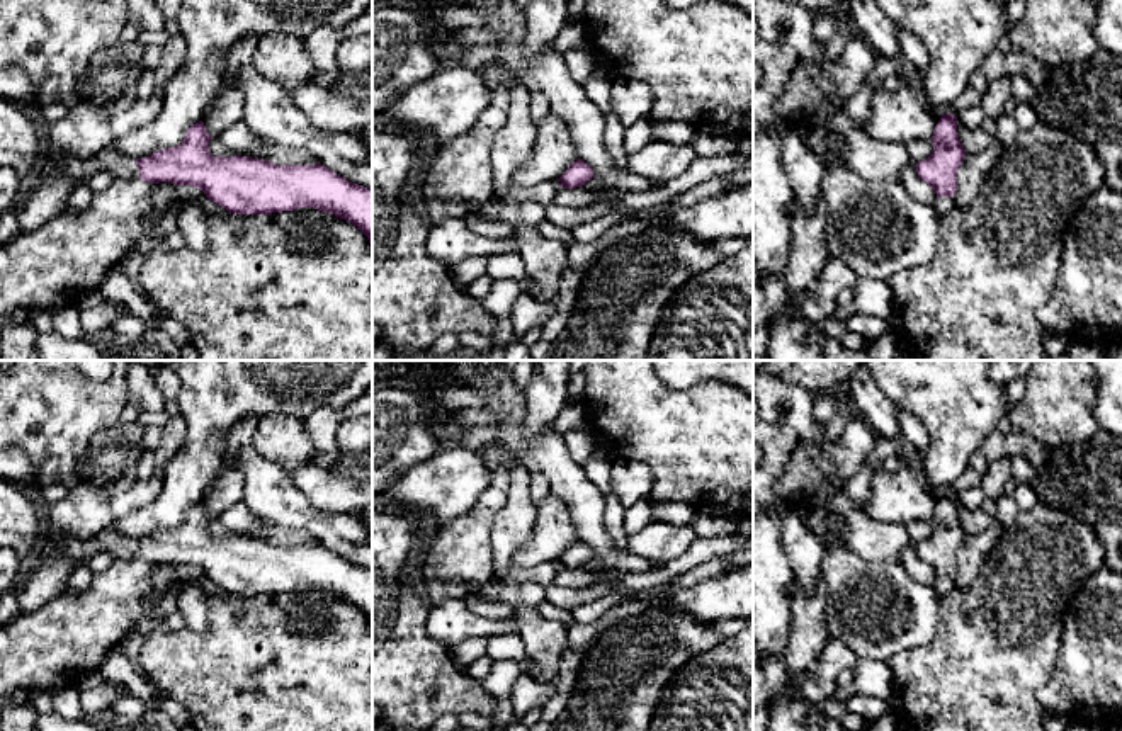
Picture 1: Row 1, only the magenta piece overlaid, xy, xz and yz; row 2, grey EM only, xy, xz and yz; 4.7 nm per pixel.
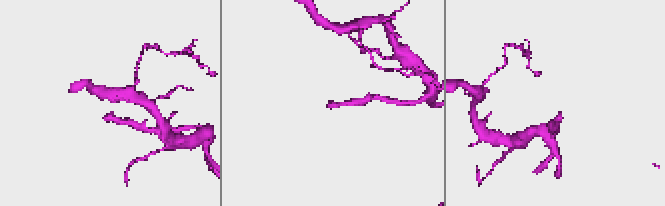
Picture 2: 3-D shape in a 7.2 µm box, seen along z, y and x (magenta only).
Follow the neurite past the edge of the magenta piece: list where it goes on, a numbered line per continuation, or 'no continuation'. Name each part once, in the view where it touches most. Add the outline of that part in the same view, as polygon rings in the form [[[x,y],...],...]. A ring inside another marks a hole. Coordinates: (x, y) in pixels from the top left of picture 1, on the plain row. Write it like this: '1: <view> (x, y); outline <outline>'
1: xy (22, 529); outline [[[0,478],[0,549],[8,547],[19,558],[31,563],[44,549],[53,556],[70,558],[87,563],[100,552],[109,552],[114,559],[139,561],[136,539],[129,539],[112,529],[95,534],[87,541],[78,541],[66,534],[56,541],[46,536],[42,507],[37,498],[17,483]]]

